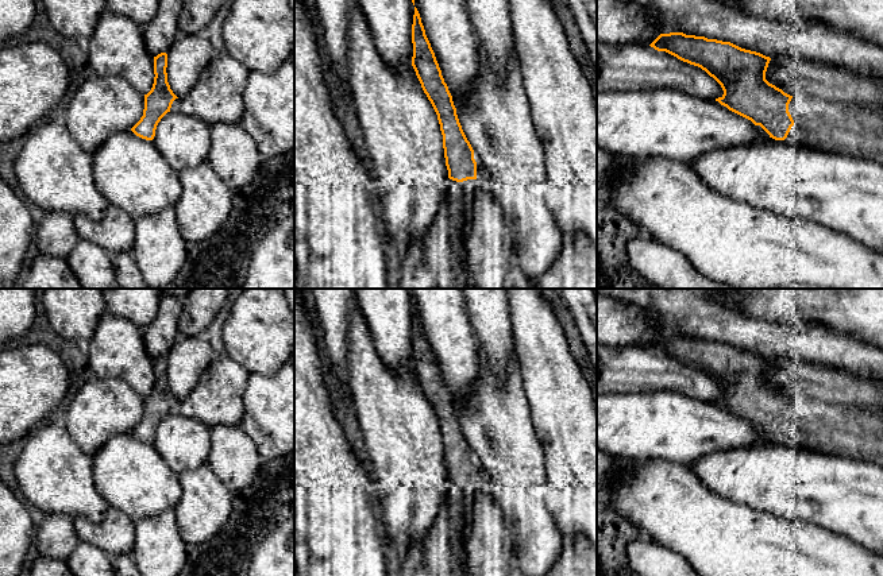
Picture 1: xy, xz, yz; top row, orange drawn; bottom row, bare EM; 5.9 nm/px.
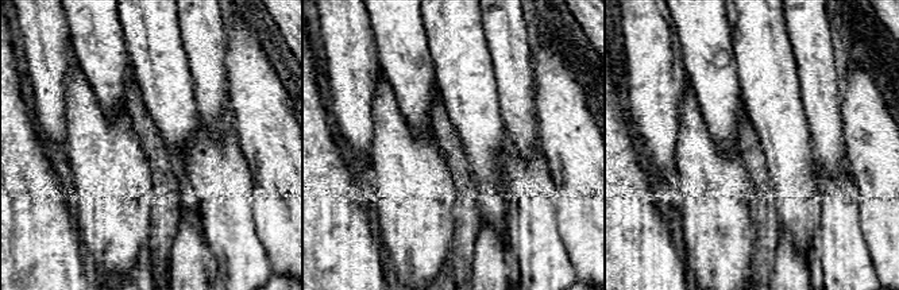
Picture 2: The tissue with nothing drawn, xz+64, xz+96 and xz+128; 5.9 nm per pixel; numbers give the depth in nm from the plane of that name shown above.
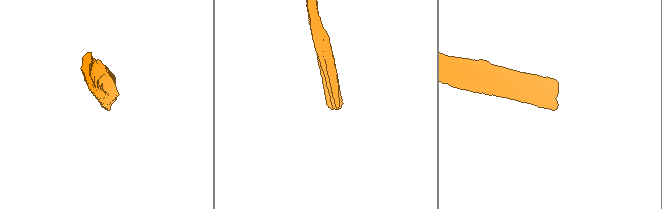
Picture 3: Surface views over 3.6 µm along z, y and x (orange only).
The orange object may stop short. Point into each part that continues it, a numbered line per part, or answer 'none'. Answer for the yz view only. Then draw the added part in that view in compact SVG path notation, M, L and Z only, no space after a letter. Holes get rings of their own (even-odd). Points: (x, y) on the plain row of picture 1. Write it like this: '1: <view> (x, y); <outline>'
1: yz (853, 430); M793 398L788 414L806 444L883 467L882 409Z

